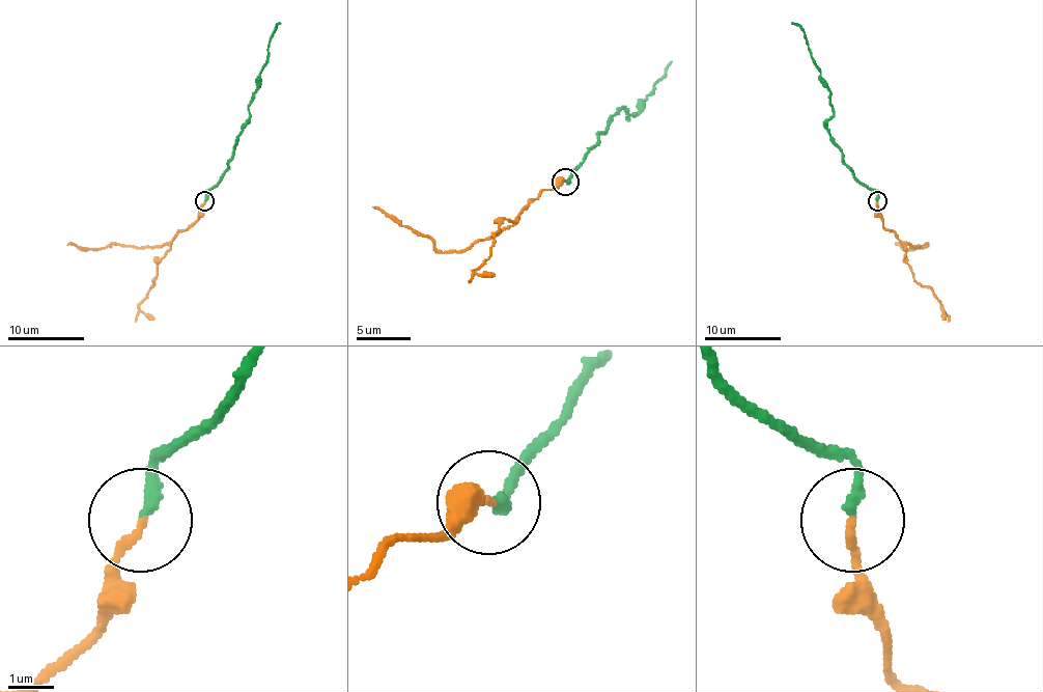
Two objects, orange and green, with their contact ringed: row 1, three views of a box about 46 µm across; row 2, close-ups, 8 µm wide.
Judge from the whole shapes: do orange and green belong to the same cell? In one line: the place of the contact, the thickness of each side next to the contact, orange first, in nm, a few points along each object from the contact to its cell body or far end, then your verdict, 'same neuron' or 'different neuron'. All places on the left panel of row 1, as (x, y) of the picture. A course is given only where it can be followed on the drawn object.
at (204, 201); 190 nm thick on the orange side, 240 nm on the other; orange runs (204, 201), (200, 215), (166, 244), (135, 248), (114, 244), (106, 248), (87, 248), (67, 244); green runs (204, 201), (206, 194), (223, 174), (250, 115), (248, 106), (268, 59), (271, 34), (281, 23); same neuron

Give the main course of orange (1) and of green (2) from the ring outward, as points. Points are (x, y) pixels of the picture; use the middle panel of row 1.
1: (564, 181), (545, 189), (510, 226), (468, 248), (438, 250), (427, 237), (400, 226), (373, 208)
2: (564, 181), (567, 184), (572, 170), (618, 110), (623, 110), (629, 118), (626, 118), (635, 116), (672, 62)

